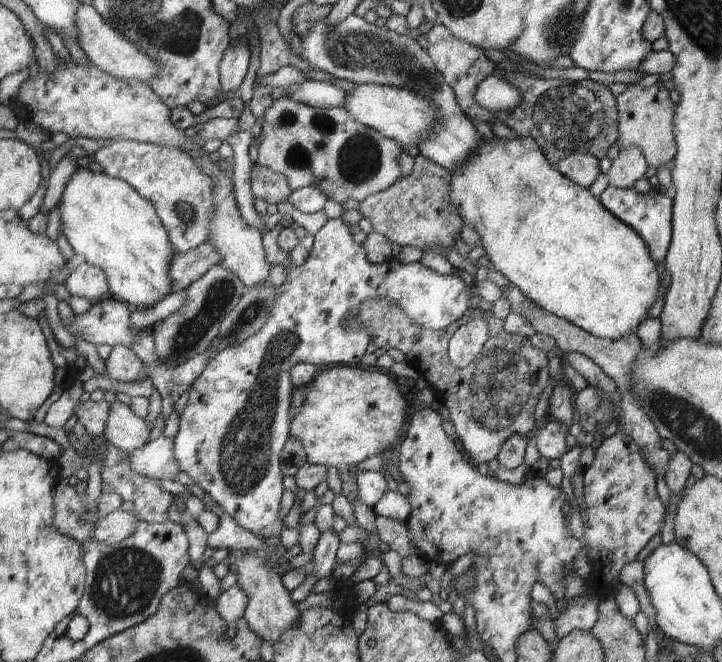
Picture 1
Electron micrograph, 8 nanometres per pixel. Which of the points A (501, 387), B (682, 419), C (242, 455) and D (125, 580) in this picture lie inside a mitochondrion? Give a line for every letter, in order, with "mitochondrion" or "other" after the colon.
A: mitochondrion
B: mitochondrion
C: mitochondrion
D: mitochondrion

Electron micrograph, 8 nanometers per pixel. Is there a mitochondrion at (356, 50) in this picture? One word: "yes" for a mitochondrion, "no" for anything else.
yes

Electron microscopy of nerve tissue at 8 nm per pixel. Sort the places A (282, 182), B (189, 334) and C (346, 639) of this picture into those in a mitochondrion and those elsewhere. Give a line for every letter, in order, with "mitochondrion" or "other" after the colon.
A: other
B: mitochondrion
C: other

